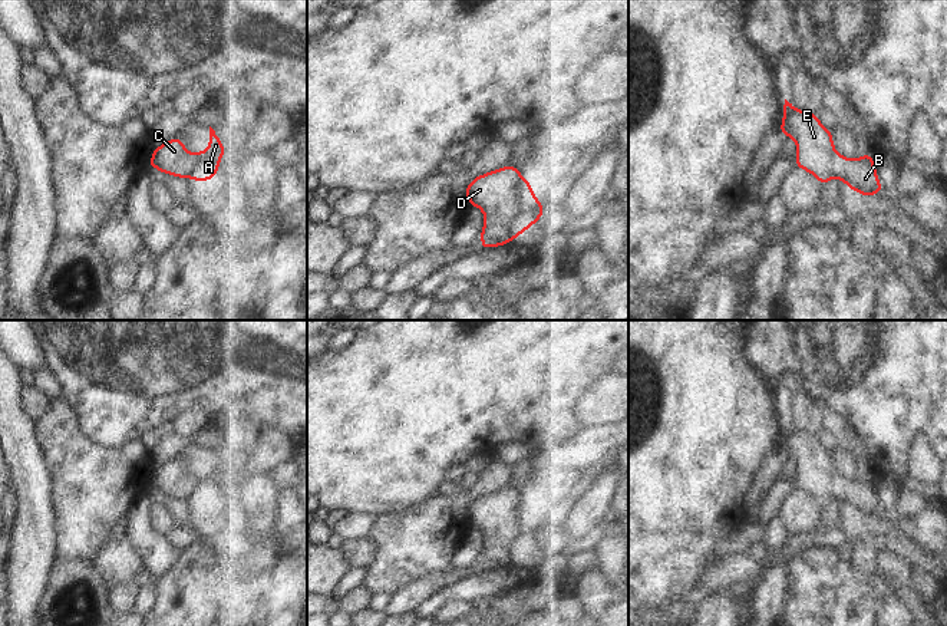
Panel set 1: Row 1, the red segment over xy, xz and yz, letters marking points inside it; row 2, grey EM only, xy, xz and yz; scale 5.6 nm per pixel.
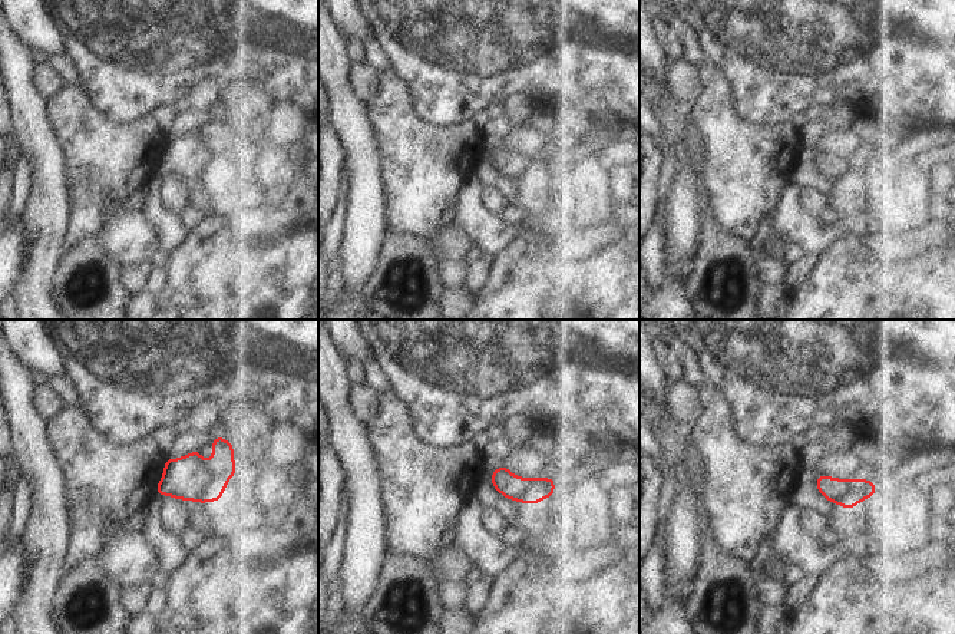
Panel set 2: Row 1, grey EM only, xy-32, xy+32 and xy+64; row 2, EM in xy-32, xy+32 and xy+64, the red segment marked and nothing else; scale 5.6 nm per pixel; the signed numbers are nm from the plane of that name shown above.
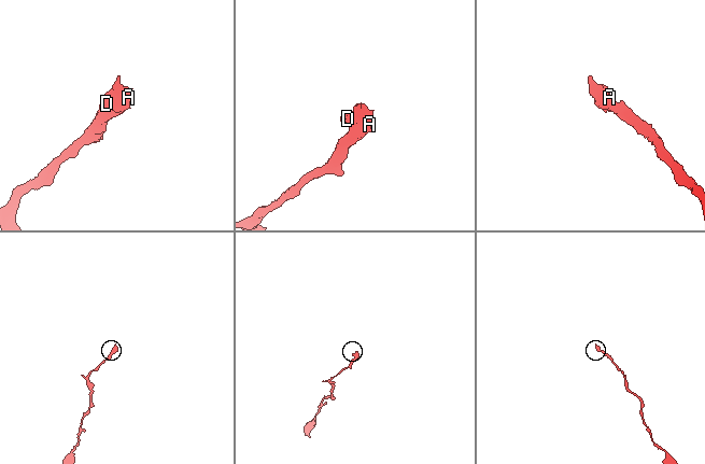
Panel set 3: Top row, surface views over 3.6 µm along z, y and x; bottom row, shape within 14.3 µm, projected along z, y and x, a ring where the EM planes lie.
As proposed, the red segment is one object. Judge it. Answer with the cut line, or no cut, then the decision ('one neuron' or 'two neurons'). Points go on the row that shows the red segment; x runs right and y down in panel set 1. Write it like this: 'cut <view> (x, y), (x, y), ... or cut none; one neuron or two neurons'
cut none; one neuron

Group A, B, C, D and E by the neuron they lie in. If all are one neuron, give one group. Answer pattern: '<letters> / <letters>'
A B C D E

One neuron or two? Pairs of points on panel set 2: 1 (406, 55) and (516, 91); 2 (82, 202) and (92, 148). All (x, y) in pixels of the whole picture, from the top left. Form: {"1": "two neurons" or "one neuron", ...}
{"1": "one neuron", "2": "one neuron"}

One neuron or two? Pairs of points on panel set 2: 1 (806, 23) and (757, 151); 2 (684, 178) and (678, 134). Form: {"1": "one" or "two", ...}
{"1": "two", "2": "one"}

